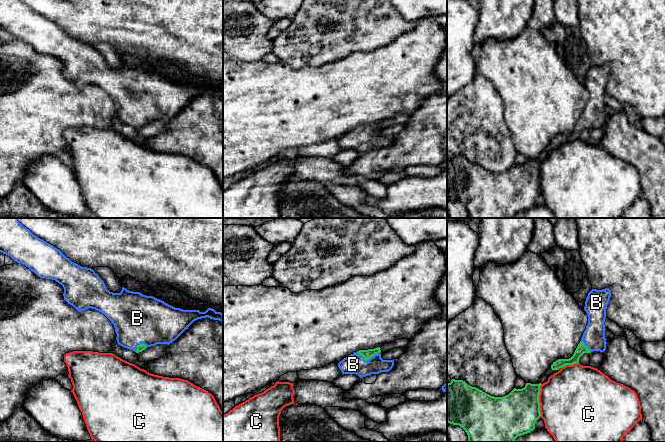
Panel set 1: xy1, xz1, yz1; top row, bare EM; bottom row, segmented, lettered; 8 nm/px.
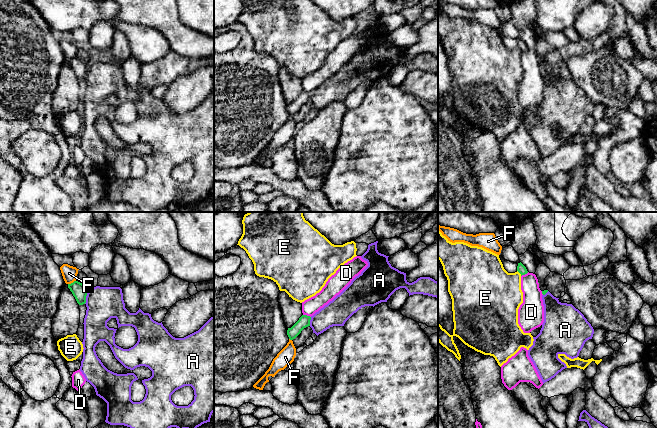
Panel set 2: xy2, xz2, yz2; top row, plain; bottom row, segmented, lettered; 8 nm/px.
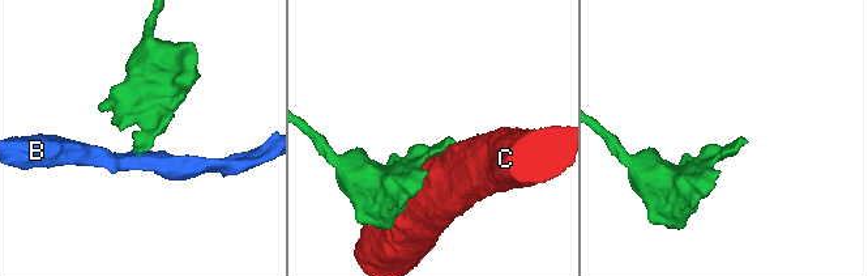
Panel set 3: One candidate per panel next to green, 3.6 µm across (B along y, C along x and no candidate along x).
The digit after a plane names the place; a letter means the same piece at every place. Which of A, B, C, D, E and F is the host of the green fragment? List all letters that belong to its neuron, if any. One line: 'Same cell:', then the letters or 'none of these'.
Same cell: B

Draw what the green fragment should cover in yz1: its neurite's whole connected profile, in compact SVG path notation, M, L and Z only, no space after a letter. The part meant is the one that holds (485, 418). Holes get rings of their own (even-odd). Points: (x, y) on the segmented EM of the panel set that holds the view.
M452 379L447 384L447 422L462 427L468 435L468 442L514 442L518 436L533 431L536 421L541 417L539 403L540 386L541 383L526 383L522 389L514 388L506 396L494 397L468 385L463 380Z

